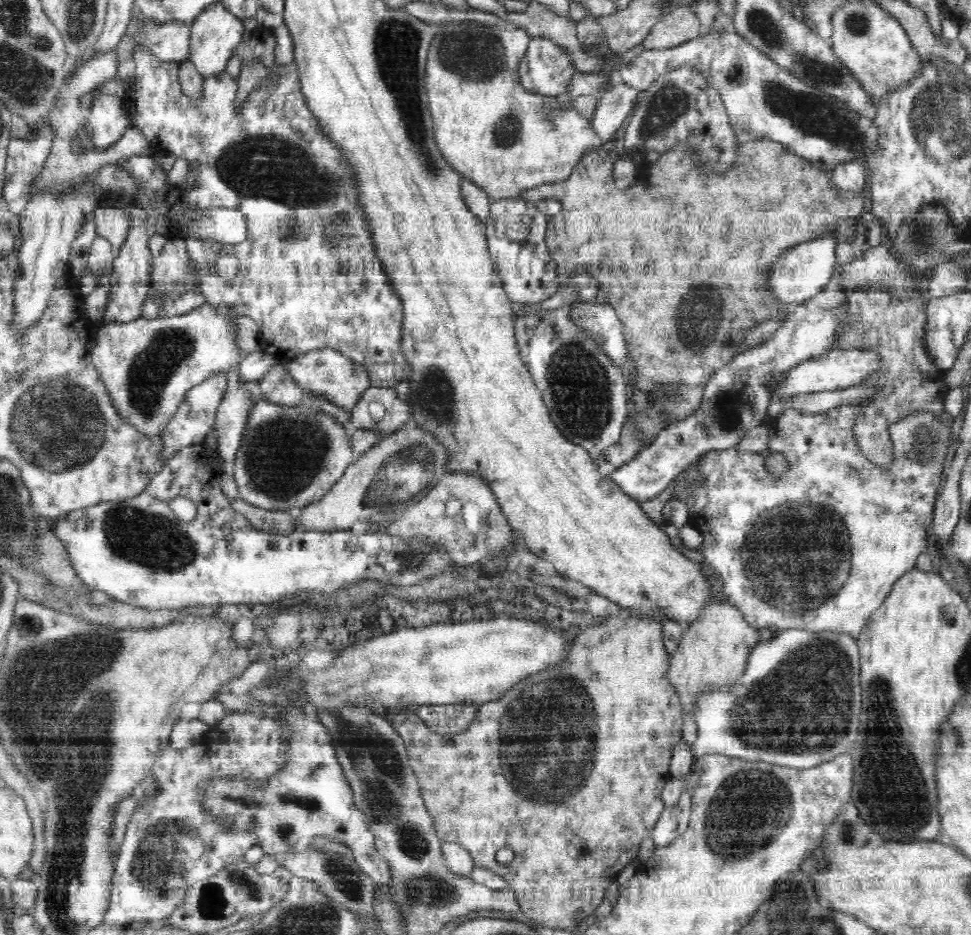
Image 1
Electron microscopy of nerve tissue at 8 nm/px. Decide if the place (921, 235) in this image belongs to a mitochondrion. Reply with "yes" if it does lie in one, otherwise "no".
yes

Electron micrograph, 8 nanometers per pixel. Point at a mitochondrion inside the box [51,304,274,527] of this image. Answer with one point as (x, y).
(152, 367)

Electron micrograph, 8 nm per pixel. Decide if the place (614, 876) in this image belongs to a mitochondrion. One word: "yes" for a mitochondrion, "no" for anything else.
no

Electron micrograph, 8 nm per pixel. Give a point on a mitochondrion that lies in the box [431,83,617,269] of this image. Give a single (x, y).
(506, 132)

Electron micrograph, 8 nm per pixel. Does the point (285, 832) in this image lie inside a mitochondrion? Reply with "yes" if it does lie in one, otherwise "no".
no

